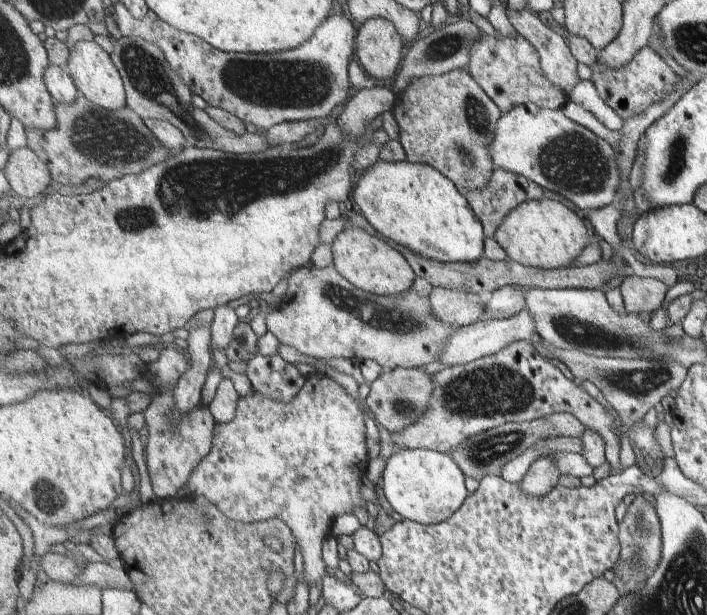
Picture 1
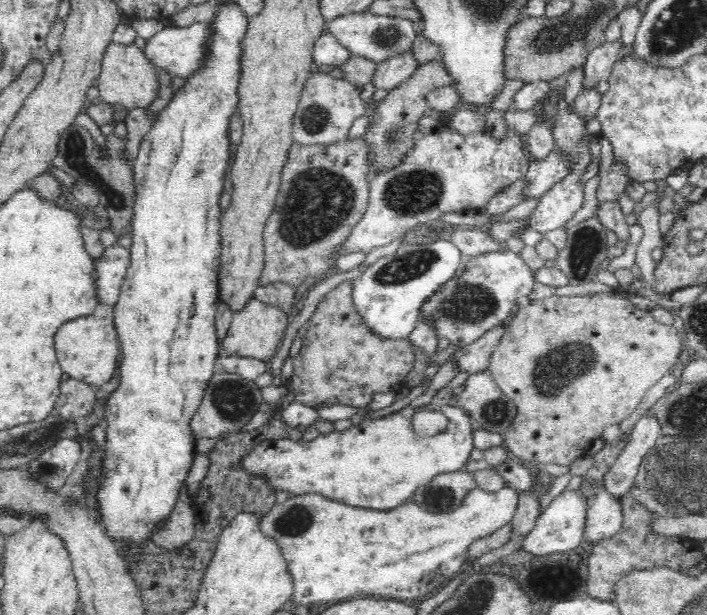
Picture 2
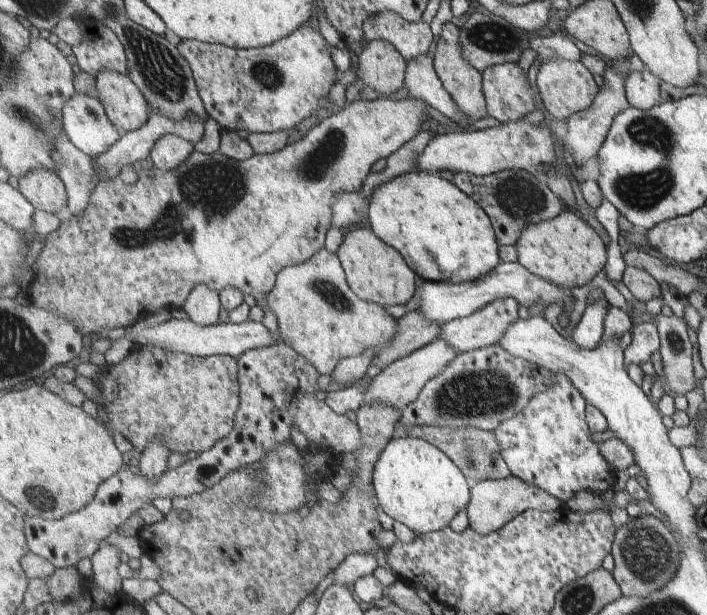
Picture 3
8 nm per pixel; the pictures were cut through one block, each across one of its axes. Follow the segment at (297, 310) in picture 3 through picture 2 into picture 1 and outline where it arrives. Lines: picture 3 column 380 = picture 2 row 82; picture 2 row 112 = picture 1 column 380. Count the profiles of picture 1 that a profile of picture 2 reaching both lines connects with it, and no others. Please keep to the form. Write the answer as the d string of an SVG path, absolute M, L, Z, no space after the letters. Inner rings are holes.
M312 263L299 269L290 276L285 292L279 309L268 311L266 315L268 331L272 331L283 345L319 360L372 359L385 371L393 371L398 367L419 368L429 364L431 356L437 356L441 352L441 346L447 344L451 332L455 330L454 326L441 322L433 314L429 297L423 298L412 289L395 296L368 294L352 286L351 282L337 271L334 263L327 265L327 268L319 268L319 265Z

